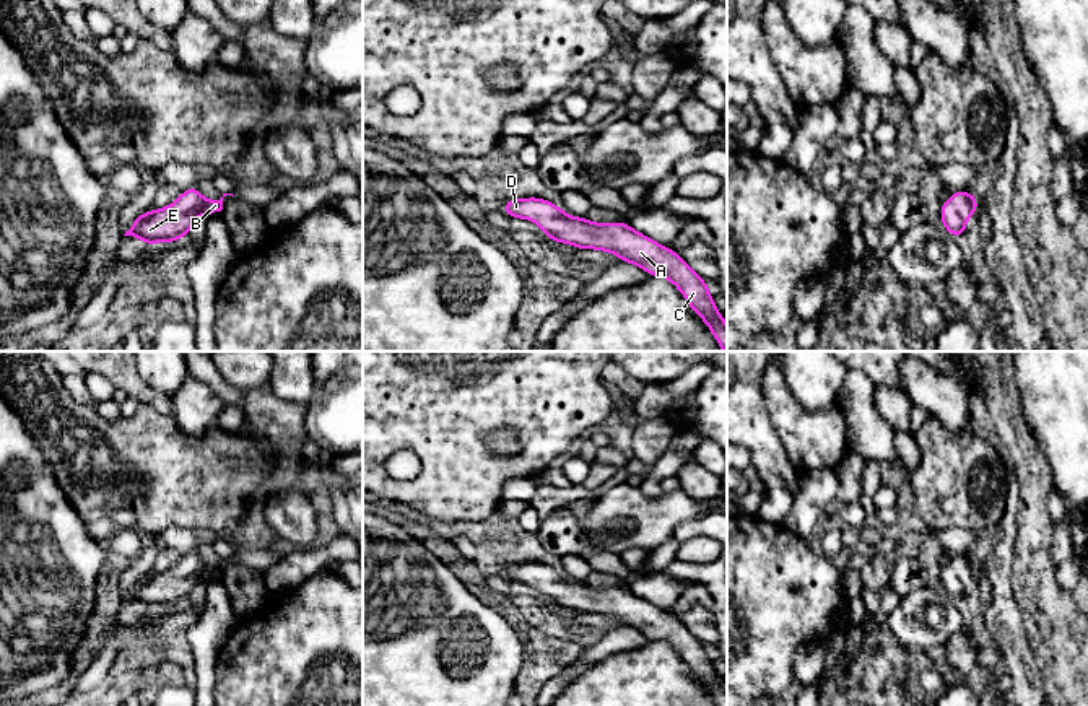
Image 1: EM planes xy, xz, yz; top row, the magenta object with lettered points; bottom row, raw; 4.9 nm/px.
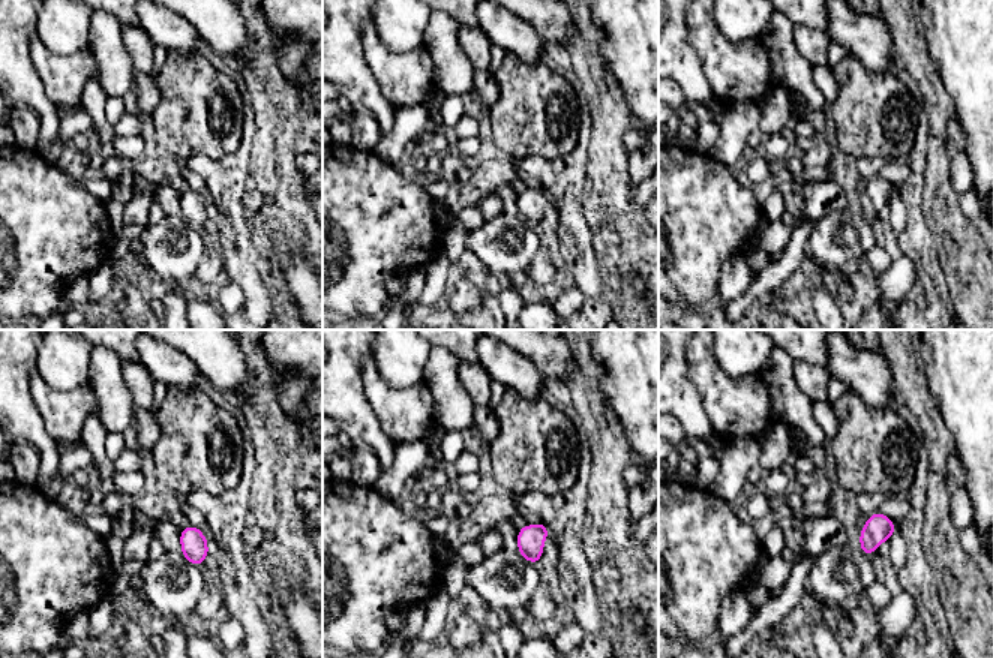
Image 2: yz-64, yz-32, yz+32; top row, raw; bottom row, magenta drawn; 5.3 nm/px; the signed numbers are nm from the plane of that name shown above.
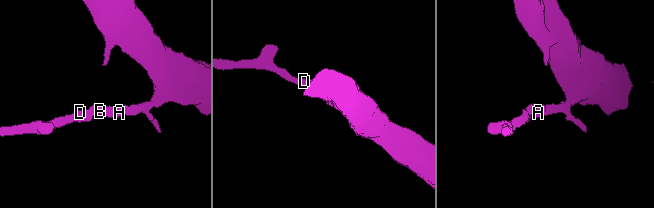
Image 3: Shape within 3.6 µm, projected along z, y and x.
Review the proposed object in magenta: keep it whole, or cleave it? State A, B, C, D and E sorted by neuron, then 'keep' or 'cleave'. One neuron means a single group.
groups A B C D E; keep

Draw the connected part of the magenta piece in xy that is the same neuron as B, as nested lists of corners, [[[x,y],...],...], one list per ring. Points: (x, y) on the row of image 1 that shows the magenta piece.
[[[197,185],[184,190],[181,197],[159,210],[140,215],[124,236],[138,238],[145,244],[174,242],[185,238],[197,216],[207,216],[223,210],[223,198],[233,194],[223,194],[220,200],[207,200],[200,195]]]

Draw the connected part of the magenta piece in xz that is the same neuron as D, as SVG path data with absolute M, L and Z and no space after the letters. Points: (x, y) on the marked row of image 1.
M537 197L504 200L503 213L537 221L542 233L555 242L572 244L576 249L607 251L621 262L641 267L651 277L668 278L727 351L727 325L724 314L716 309L707 283L667 246L634 231L628 223L592 223L587 218L569 216L563 208Z

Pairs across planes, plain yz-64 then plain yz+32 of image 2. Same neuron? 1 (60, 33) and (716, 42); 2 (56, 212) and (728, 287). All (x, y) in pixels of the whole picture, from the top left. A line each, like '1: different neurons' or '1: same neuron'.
1: different neurons
2: different neurons

